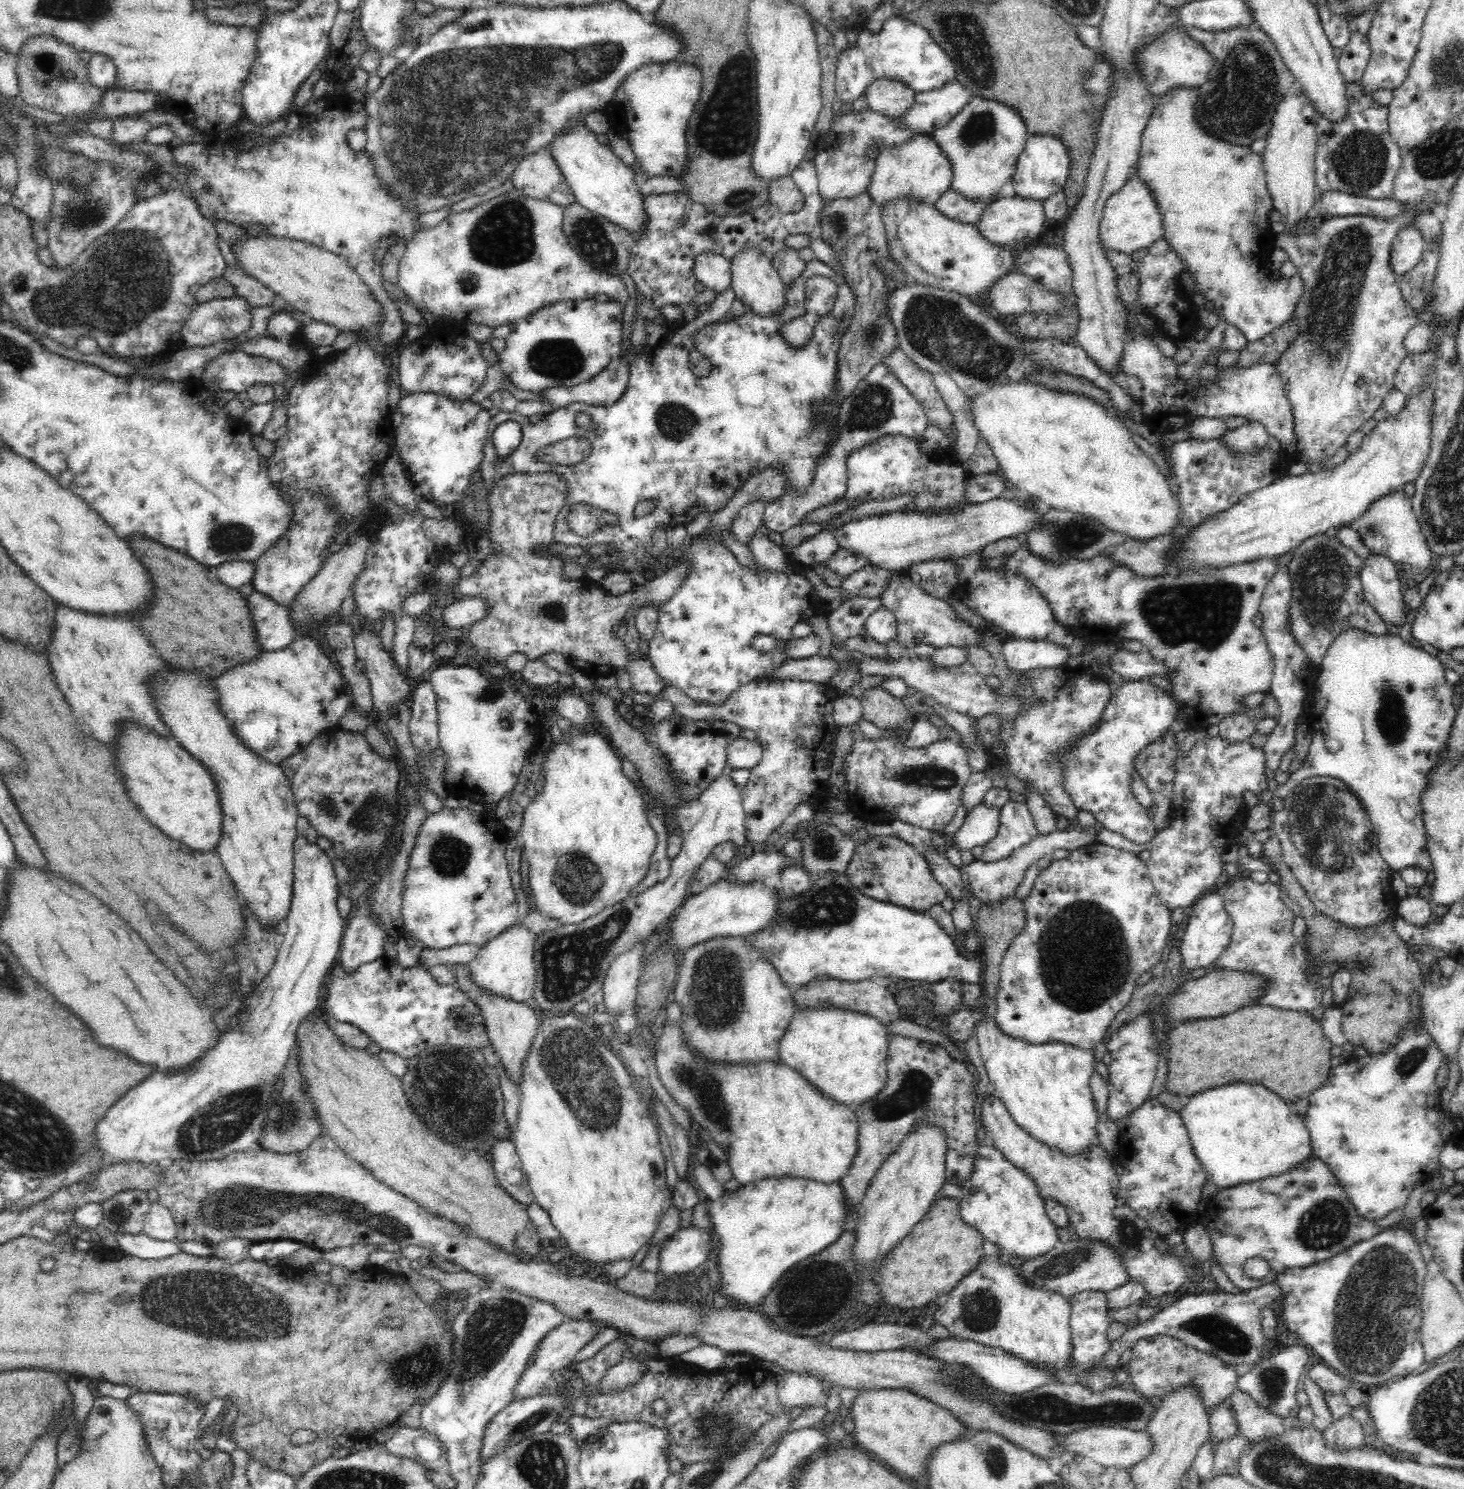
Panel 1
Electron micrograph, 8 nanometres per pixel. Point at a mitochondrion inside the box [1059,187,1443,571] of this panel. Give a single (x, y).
(1331, 312)

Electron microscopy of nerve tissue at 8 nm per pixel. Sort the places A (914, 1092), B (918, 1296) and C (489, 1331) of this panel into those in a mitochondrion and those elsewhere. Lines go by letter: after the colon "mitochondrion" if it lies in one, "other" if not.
A: mitochondrion
B: other
C: mitochondrion

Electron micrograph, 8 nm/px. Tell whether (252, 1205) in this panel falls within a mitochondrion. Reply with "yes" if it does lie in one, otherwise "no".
yes

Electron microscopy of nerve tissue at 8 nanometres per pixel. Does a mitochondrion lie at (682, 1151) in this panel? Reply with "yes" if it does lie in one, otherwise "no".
no

